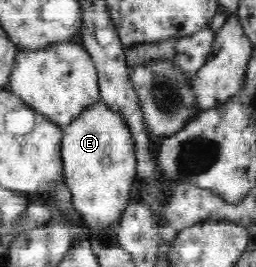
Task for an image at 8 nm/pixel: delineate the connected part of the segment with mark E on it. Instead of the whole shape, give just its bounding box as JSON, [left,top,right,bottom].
[62,102,137,230]

